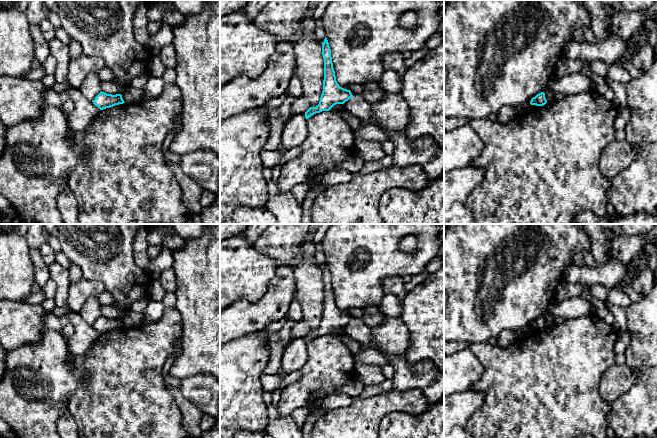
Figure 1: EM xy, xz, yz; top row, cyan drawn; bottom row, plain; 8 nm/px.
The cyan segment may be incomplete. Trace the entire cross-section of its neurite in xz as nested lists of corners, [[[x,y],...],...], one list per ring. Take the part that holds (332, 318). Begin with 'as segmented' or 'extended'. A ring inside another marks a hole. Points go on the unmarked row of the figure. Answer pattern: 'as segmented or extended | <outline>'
as segmented | [[[326,261],[322,268],[322,279],[324,283],[323,315],[319,328],[316,331],[310,331],[305,336],[306,343],[316,337],[329,335],[336,328],[344,328],[346,325],[353,321],[350,314],[340,311],[336,305],[331,281],[331,273]]]

